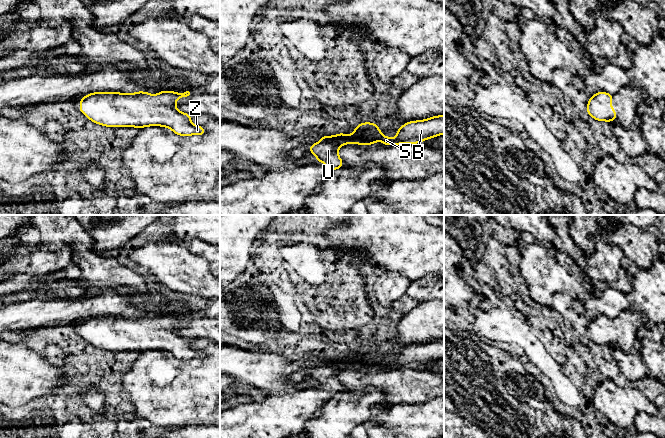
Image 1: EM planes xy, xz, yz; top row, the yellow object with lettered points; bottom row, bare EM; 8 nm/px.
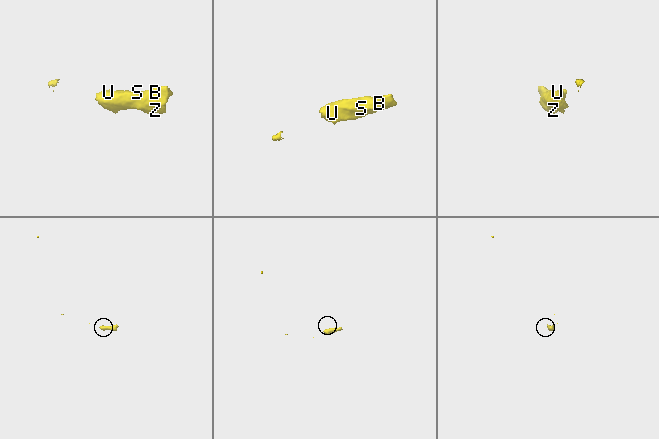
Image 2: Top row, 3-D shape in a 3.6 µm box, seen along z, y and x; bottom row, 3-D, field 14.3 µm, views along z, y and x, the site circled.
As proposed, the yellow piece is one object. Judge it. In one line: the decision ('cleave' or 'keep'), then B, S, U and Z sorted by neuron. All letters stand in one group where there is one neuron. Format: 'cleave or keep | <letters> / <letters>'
keep | B S U Z

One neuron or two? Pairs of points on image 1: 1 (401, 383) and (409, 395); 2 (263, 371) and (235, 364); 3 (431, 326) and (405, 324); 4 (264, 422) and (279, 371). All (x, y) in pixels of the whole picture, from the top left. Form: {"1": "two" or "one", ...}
{"1": "one", "2": "one", "3": "one", "4": "two"}

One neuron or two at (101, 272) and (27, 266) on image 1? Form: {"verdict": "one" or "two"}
{"verdict": "two"}

